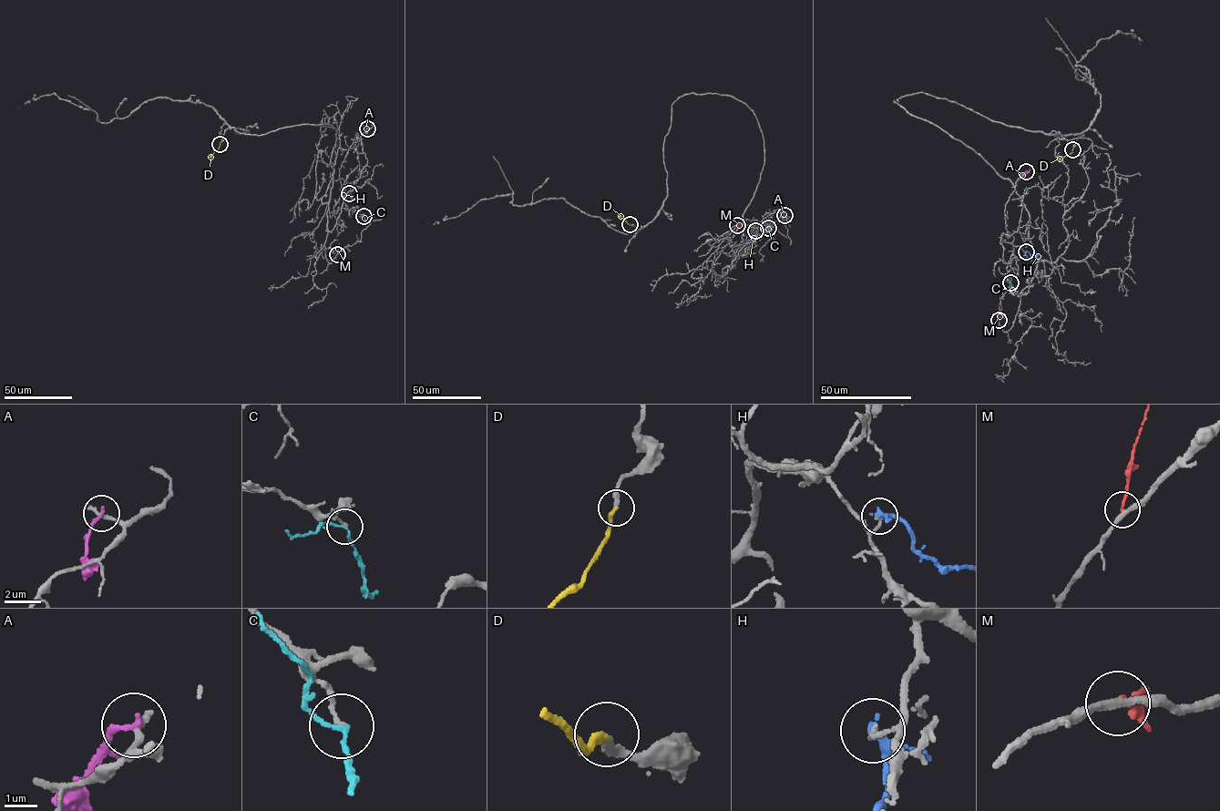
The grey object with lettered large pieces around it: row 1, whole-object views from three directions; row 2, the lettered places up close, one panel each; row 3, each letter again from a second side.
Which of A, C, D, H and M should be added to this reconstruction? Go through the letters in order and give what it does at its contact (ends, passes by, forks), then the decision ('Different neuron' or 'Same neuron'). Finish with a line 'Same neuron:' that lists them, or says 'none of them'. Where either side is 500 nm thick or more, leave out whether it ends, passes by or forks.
A: It ends there. Different neuron
C: It passes by. Different neuron
D: It ends there. Same neuron
H: It passes by. Different neuron
M: It ends there. Different neuron
Same neuron: D

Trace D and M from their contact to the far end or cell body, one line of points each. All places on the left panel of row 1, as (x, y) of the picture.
D: (220, 144), (210, 159)
M: (337, 254), (339, 243)

